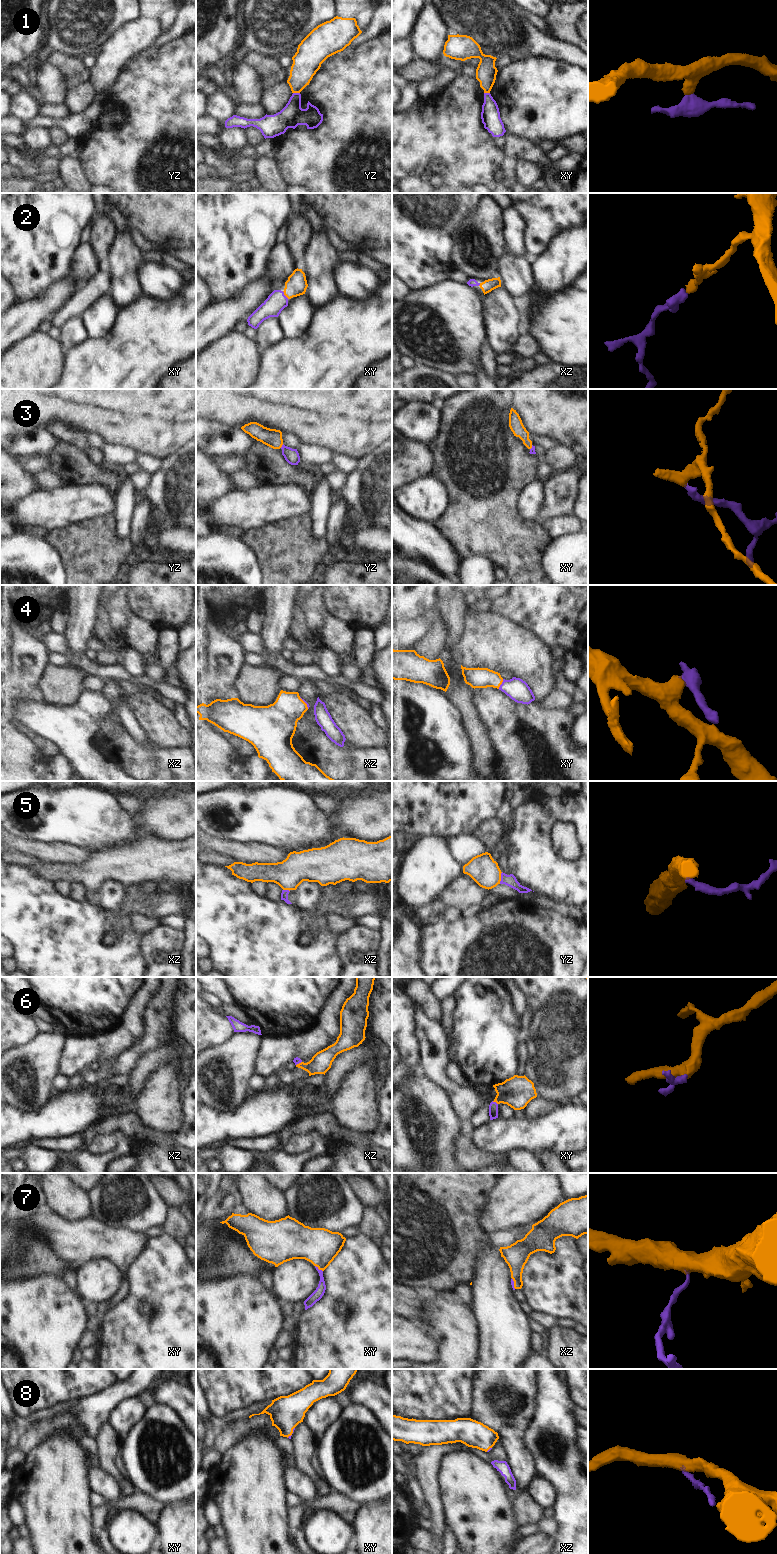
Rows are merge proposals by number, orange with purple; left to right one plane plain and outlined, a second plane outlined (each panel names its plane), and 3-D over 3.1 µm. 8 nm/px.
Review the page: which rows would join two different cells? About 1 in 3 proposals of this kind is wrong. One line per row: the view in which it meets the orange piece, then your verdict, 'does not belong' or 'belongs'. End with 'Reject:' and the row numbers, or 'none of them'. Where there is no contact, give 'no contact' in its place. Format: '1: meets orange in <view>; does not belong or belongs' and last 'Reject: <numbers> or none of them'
1: meets orange in yz; does not belong
2: meets orange in xy; belongs
3: meets orange in yz; belongs
4: meets orange in xy; belongs
5: meets orange in yz; belongs
6: meets orange in xy; belongs
7: meets orange in xy; belongs
8: meets orange in xy; belongs
Reject: 1

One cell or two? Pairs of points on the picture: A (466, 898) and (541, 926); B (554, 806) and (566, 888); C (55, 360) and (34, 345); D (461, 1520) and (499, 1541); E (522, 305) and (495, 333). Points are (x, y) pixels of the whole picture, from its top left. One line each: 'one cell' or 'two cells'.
A: two cells
B: one cell
C: one cell
D: one cell
E: two cells

